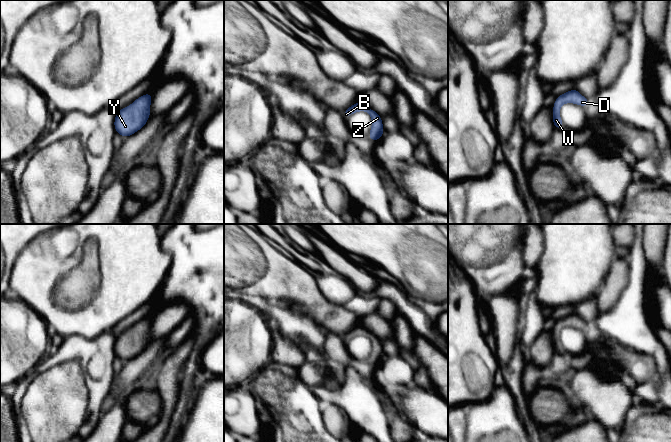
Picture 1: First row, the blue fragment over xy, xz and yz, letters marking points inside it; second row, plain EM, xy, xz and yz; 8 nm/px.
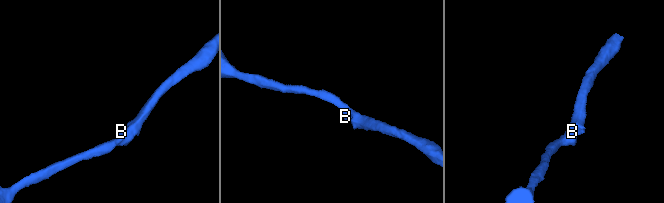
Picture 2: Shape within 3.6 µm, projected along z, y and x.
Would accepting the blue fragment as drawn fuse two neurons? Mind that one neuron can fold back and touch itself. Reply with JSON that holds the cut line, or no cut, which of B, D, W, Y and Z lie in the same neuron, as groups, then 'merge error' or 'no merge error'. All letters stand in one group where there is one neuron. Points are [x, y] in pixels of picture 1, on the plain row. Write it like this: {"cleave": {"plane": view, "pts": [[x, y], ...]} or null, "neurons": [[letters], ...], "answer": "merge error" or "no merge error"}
{"cleave": null, "neurons": [["B", "D", "W", "Y", "Z"]], "answer": "no merge error"}

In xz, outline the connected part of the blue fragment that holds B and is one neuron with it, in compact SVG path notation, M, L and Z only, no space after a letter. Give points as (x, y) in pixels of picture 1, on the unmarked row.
M360 325L350 331L348 331L343 336L343 340L345 341L345 343L347 343L350 339L352 339L353 337L358 336L358 335L367 336L372 341L372 353L370 355L370 357L368 358L368 362L370 364L379 365L382 358L384 357L381 340L373 333L366 331Z

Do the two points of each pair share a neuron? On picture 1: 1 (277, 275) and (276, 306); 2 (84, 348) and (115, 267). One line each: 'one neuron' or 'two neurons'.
1: two neurons
2: two neurons

